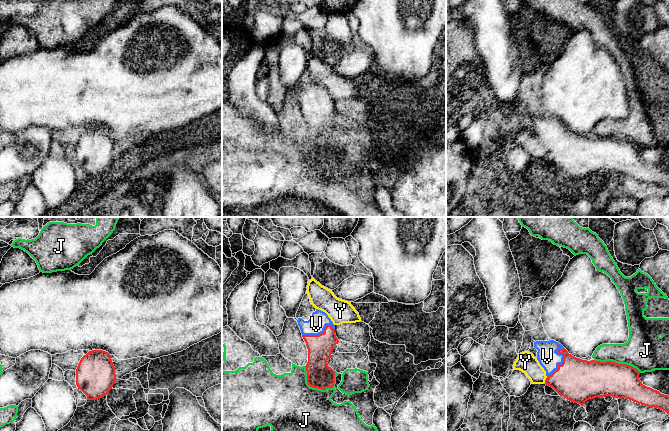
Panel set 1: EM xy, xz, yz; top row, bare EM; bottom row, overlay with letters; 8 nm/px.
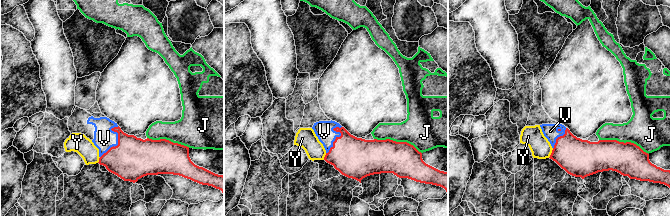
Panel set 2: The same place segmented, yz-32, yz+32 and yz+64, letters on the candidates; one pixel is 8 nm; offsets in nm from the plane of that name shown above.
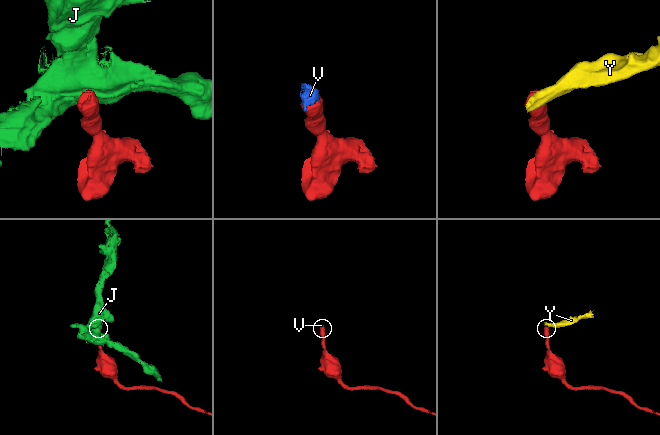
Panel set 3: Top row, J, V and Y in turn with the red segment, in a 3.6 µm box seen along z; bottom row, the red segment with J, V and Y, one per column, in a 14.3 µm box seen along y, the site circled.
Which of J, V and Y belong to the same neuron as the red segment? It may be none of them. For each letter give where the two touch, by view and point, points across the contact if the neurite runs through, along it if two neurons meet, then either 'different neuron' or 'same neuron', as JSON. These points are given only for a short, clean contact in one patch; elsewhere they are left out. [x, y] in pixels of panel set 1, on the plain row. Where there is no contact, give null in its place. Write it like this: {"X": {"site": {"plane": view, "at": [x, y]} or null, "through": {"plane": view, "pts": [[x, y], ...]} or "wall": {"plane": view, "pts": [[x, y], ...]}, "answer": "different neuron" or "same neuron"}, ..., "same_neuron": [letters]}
{"J": {"site": {"plane": "xz", "at": [312, 162]}, "answer": "different neuron"}, "V": {"site": {"plane": "yz", "at": [563, 136]}, "through": {"plane": "yz", "pts": [[577, 156], [563, 142], [563, 136], [547, 132]]}, "answer": "same neuron"}, "Y": {"site": {"plane": "yz", "at": [545, 156]}, "wall": {"plane": "yz", "pts": [[547, 153], [544, 158]]}, "answer": "different neuron"}, "same_neuron": ["V"]}

